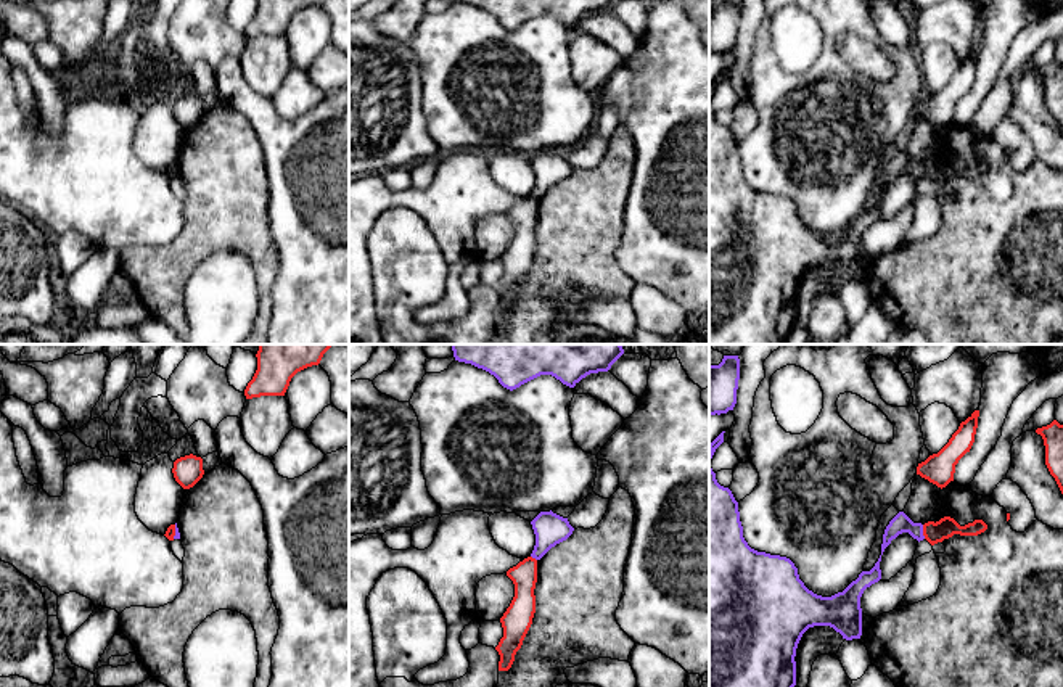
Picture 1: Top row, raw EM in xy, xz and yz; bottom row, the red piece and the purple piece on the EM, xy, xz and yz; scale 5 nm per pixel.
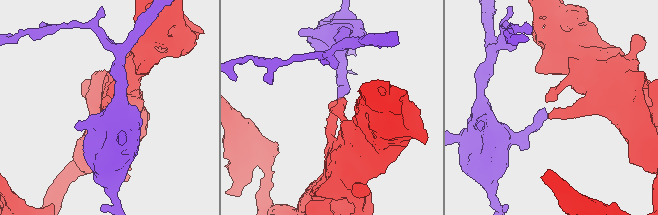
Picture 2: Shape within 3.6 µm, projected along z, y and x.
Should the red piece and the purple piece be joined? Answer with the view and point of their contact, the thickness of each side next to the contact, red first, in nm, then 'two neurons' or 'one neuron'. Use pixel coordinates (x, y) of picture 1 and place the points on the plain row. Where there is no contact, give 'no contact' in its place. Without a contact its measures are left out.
contact yz (923, 171); calibres 100 and 100 nm; two neurons

